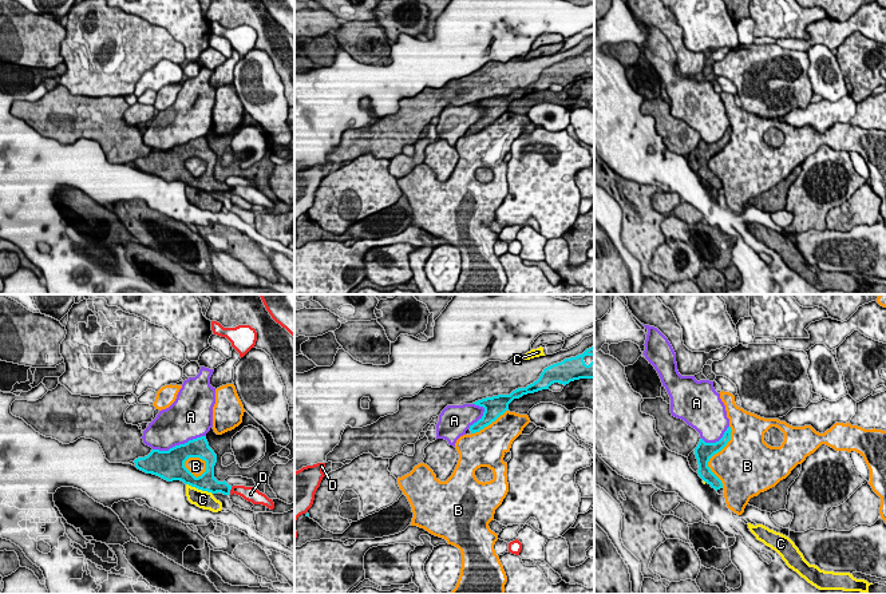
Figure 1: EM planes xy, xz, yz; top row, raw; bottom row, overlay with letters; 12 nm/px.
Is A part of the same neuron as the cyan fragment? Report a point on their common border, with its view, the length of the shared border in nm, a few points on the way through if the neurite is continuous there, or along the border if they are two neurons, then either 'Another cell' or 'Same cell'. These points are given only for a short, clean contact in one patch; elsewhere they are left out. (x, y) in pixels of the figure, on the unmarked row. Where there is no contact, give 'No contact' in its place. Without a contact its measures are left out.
Touches cyan at xy (180, 145). Shared border 650 nm. Another cell

